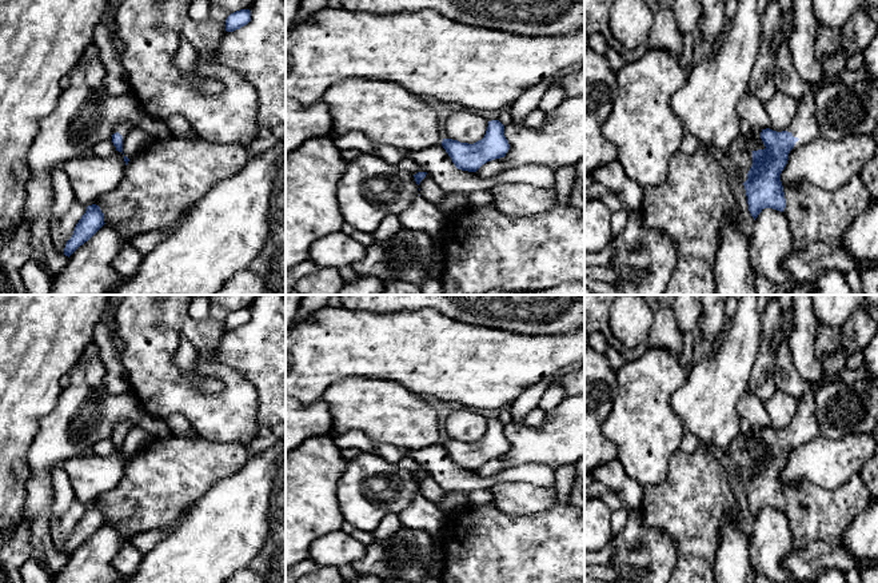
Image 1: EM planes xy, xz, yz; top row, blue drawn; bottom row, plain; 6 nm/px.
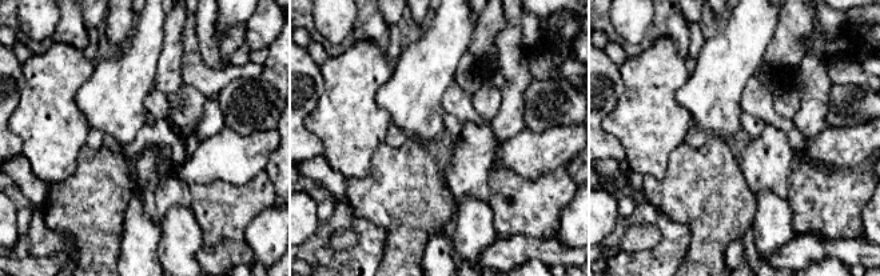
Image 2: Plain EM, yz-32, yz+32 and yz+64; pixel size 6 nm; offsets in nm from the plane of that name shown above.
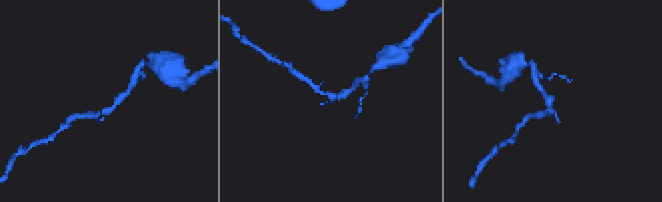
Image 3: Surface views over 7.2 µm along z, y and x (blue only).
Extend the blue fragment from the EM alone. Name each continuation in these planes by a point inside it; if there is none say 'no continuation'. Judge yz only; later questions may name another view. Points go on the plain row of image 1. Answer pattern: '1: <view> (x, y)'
1: yz (802, 340)

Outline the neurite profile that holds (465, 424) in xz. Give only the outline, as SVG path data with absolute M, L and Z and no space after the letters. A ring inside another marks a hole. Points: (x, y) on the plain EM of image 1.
M460 407L447 418L442 430L444 438L474 443L484 436L487 426L486 418L470 408Z

